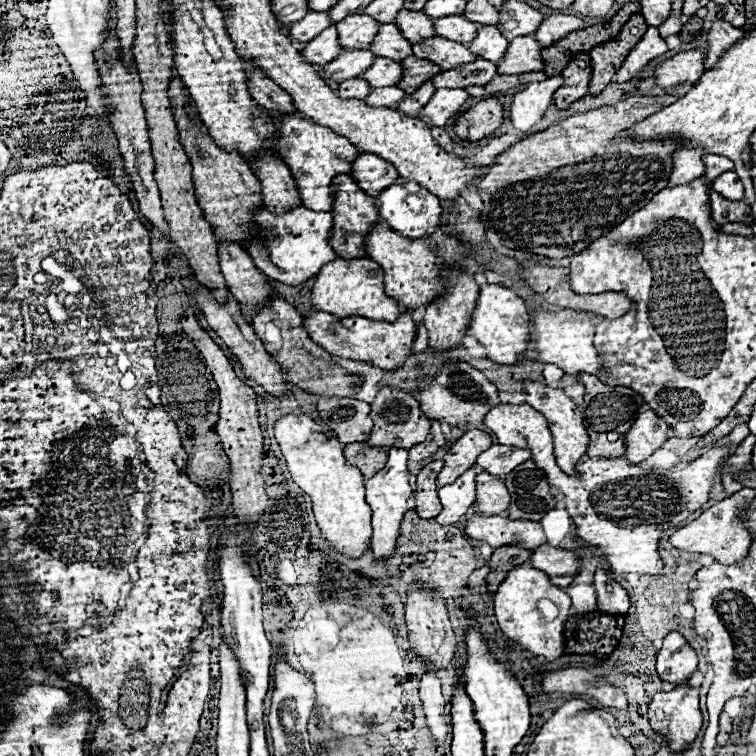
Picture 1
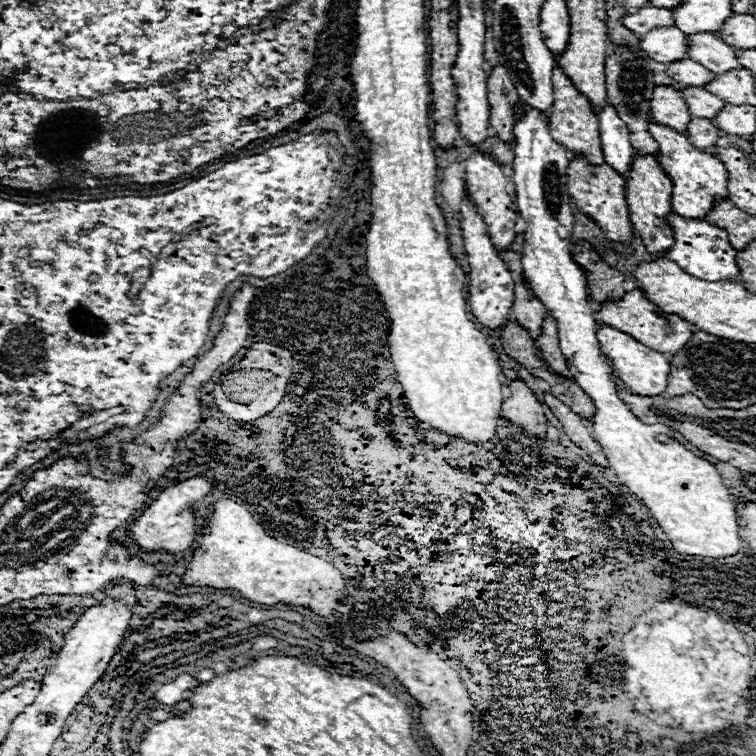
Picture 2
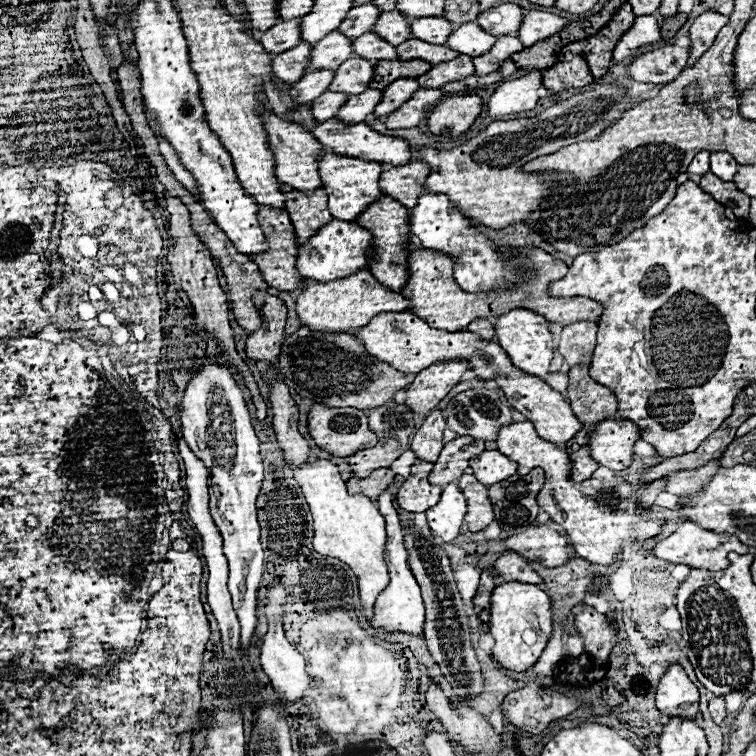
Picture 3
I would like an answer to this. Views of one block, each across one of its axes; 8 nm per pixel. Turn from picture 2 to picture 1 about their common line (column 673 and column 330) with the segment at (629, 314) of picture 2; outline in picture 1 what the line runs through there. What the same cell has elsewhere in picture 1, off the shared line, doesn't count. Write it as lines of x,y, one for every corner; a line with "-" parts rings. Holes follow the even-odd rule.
310,310
302,316
302,326
308,332
308,336
324,350
328,350
332,356
342,356
360,362
374,362
374,366
382,370
396,370
404,366
406,358
412,352
412,342
416,336
416,322
412,320
410,314
402,314
396,322
390,324
390,322
366,320
362,316
336,318
328,312

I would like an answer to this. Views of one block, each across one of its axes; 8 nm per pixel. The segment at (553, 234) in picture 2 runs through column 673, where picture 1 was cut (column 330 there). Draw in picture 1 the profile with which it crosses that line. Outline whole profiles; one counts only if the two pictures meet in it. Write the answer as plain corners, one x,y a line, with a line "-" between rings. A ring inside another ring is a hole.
290,412
274,422
274,434
286,456
292,480
312,498
314,516
328,544
352,558
368,550
372,540
372,510
364,500
364,478
360,470
346,462
344,448
336,436
328,436
324,426
314,422
308,414

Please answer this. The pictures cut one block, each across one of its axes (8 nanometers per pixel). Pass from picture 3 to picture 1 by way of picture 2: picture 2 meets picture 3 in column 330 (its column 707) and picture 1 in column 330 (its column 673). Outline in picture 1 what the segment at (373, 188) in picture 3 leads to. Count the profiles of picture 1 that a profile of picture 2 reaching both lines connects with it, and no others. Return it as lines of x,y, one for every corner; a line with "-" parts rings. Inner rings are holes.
270,114
270,118
278,120
276,128
276,144
274,150
284,160
284,164
290,168
302,206
316,210
316,212
330,212
332,210
332,180
338,174
350,174
350,166
358,156
358,150
348,142
348,138
334,134
330,128
320,126
308,118
300,118
296,114

